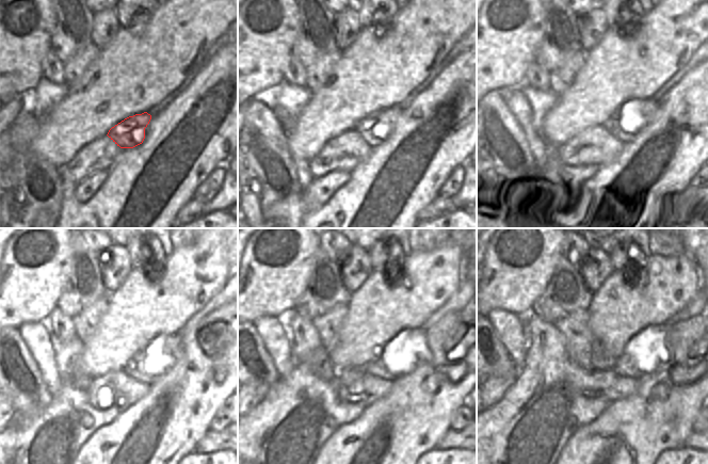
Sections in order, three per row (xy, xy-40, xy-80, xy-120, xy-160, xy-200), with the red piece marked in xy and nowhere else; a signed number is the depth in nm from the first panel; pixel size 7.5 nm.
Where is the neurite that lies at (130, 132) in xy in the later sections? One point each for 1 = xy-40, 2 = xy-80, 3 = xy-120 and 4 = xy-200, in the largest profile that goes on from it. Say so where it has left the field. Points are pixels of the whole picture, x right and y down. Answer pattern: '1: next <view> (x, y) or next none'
1: next xy-40 (374, 129)
2: next xy-80 (615, 126)
3: next xy-120 (139, 368)
4: next xy-200 (627, 365)

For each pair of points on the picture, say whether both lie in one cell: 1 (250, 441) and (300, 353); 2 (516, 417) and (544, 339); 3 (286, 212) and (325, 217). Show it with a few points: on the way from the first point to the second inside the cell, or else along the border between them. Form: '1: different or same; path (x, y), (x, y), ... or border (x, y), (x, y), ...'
1: same; path (271, 419), (300, 390), (300, 374)
2: same; path (529, 398), (544, 383), (544, 358)
3: different; border (326, 201), (320, 207), (309, 209), (303, 217)

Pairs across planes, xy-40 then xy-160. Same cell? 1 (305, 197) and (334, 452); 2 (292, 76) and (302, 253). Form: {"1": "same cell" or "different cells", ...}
{"1": "different cells", "2": "different cells"}

